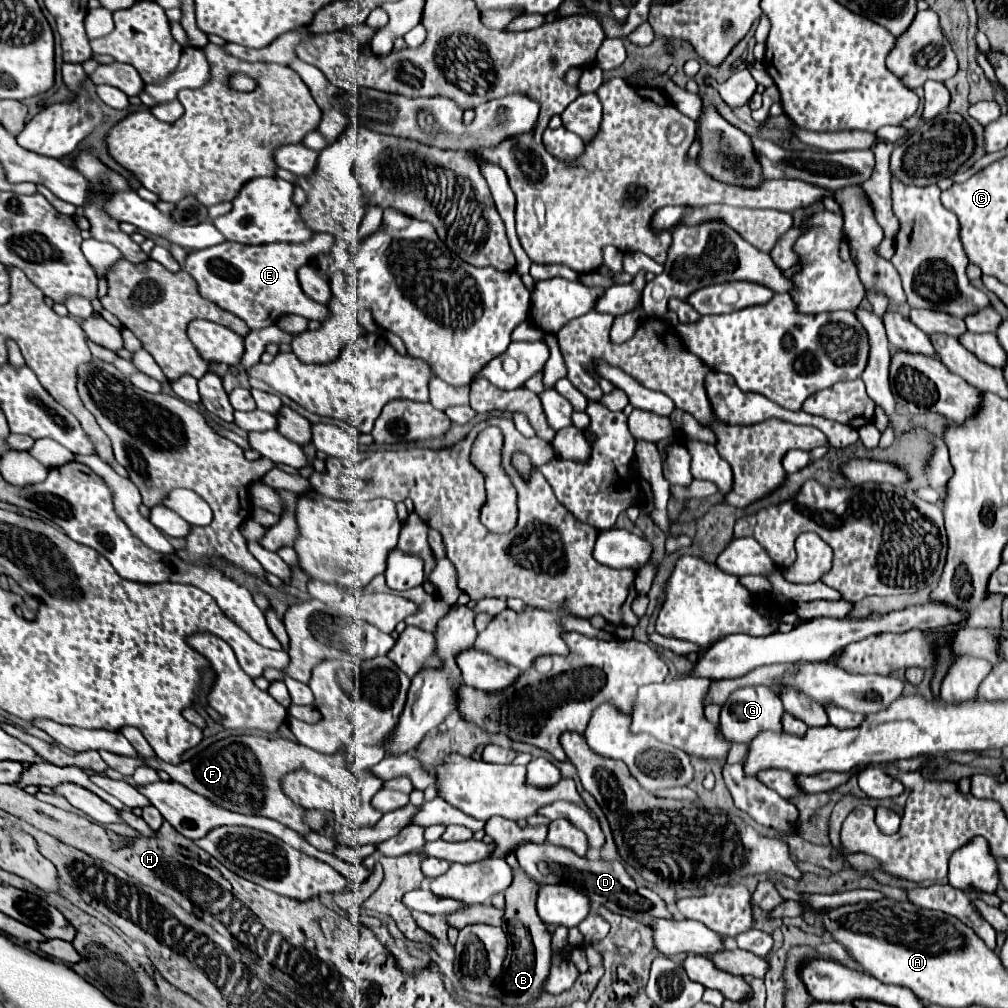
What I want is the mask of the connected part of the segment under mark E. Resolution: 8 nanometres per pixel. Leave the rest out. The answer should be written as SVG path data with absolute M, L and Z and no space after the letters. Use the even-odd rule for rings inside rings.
M316 233L312 241L304 241L298 245L292 243L276 243L276 245L262 245L262 247L246 247L236 243L220 243L208 249L192 251L186 257L186 273L196 281L198 293L218 305L220 309L240 317L246 321L250 329L262 329L278 321L282 315L300 315L306 319L324 321L329 310L306 297L298 283L298 267L312 261L312 255L320 251L330 251L334 239L328 233Z

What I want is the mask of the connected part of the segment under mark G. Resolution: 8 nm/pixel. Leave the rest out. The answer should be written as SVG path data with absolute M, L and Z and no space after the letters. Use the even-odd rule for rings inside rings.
M758 685L758 687L744 687L734 691L728 701L722 705L722 713L720 713L720 727L722 733L728 741L732 743L750 743L760 731L782 731L780 725L780 717L782 717L784 709L782 709L782 701L780 697L776 697L776 693L770 687Z

